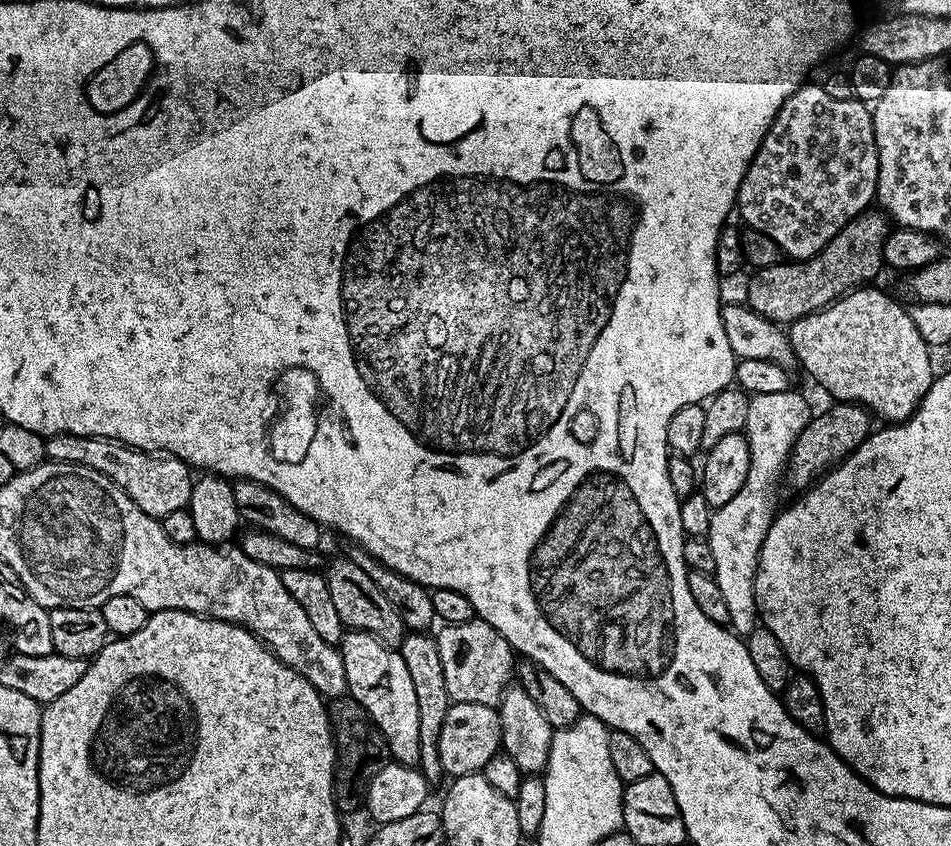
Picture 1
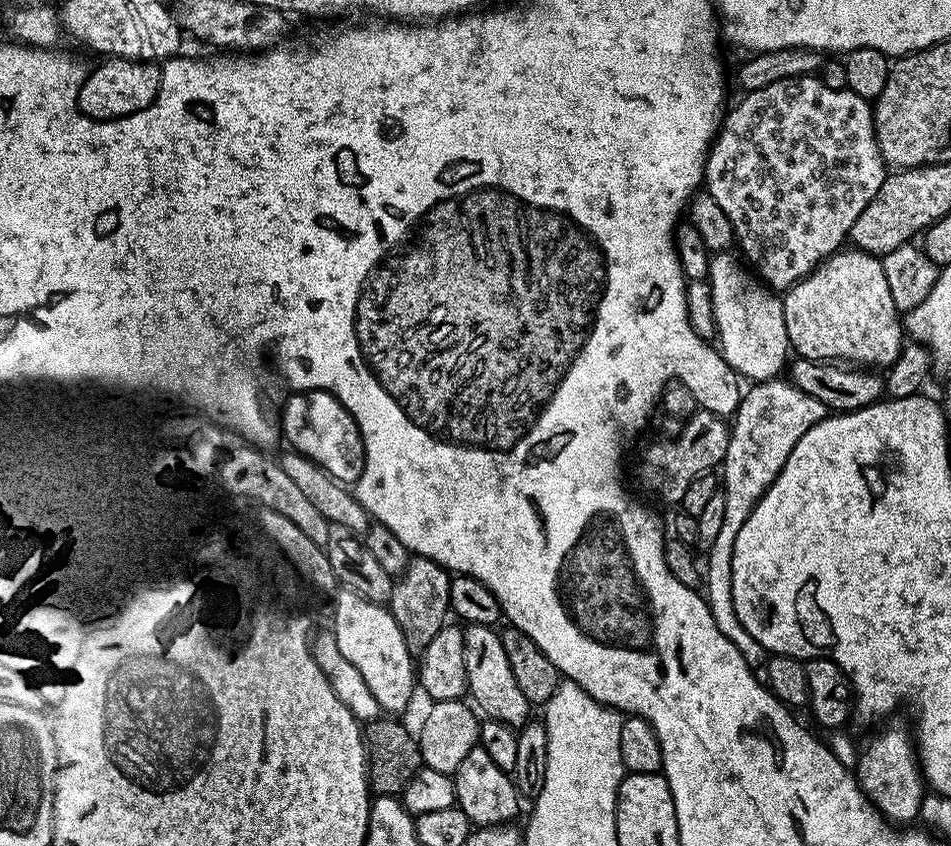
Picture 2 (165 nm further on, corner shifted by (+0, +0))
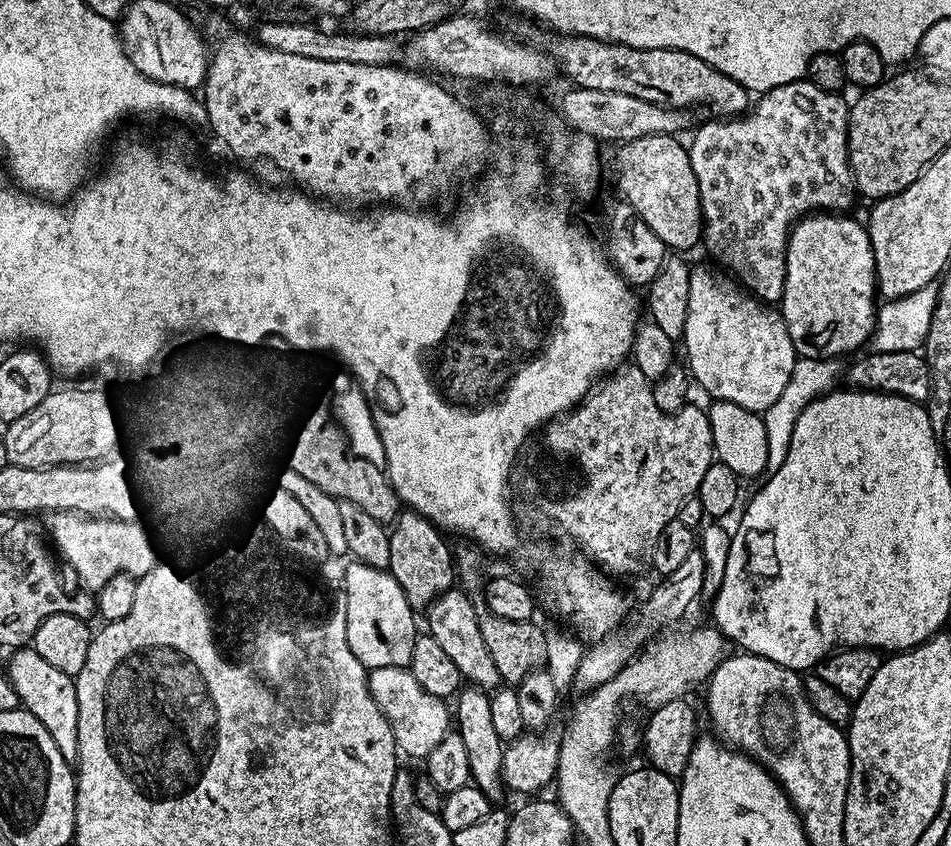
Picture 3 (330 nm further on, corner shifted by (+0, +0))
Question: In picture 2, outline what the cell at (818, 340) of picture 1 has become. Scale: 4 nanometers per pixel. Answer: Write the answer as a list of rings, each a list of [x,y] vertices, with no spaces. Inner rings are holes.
[[[833,252],[809,276],[787,289],[782,299],[788,343],[797,357],[823,362],[851,362],[853,365],[867,366],[872,370],[884,370],[895,364],[906,343],[904,327],[901,324],[902,316],[890,296],[881,261],[869,252]]]

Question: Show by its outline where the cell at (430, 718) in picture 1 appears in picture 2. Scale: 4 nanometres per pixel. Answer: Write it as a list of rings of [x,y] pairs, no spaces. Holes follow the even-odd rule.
[[[425,556],[413,558],[407,571],[393,583],[390,611],[406,638],[406,646],[413,654],[423,653],[424,648],[434,642],[438,630],[449,623],[448,616],[452,612],[451,585],[452,576],[448,569]]]

